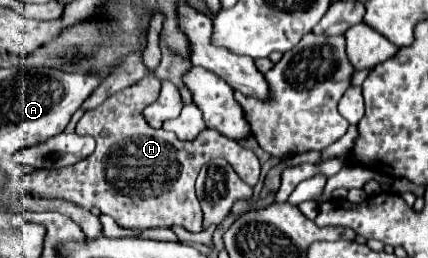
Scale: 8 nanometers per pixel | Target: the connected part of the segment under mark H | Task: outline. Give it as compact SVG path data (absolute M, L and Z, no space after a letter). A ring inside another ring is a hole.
M145 77L143 81L111 95L97 109L87 111L77 123L77 133L95 137L97 149L75 165L41 169L45 171L43 181L35 179L35 173L29 175L31 181L27 183L27 191L35 197L71 201L83 209L99 207L101 213L111 215L121 227L129 229L183 225L189 231L201 231L203 217L195 197L195 179L205 161L215 157L227 159L235 173L255 187L261 163L251 149L245 149L237 141L231 141L211 129L203 129L193 141L181 141L171 131L147 125L143 119L143 107L153 103L151 81L157 79Z

